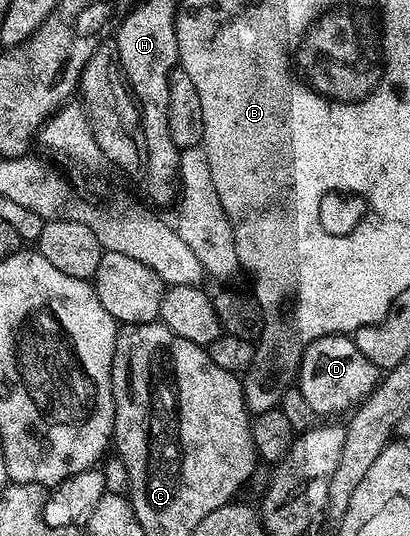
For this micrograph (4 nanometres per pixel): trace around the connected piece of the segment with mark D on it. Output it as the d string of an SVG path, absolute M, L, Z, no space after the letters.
M328 334L315 340L301 354L301 368L296 381L303 400L318 415L333 414L336 410L352 411L369 393L377 387L379 371L363 352L353 343L352 337L344 334Z

